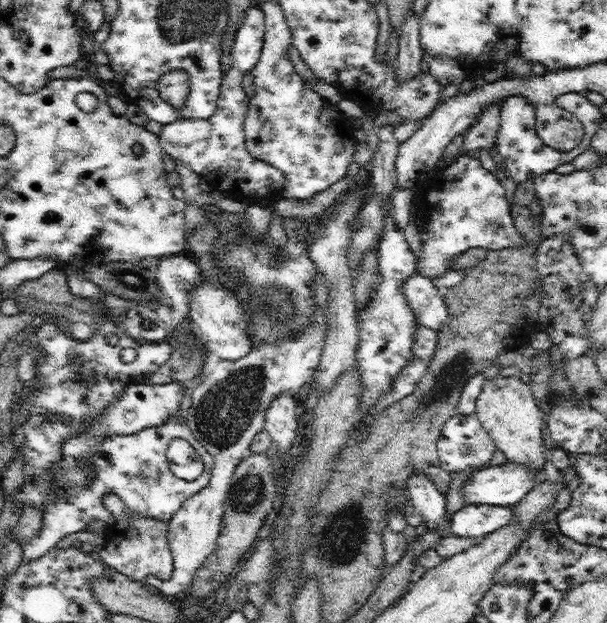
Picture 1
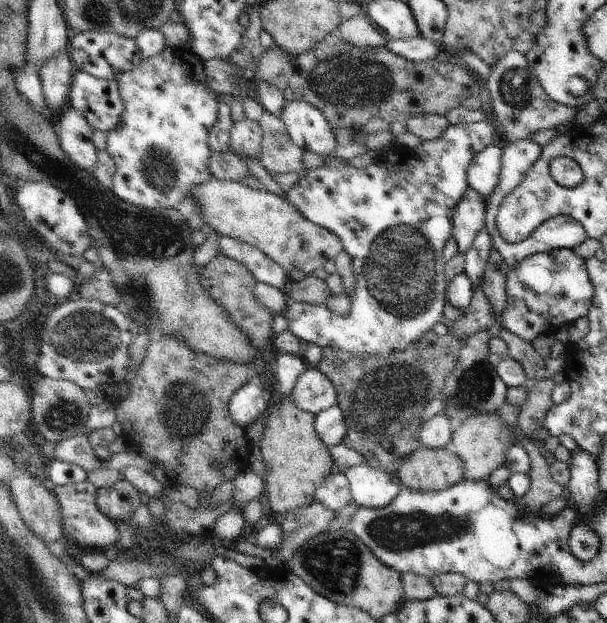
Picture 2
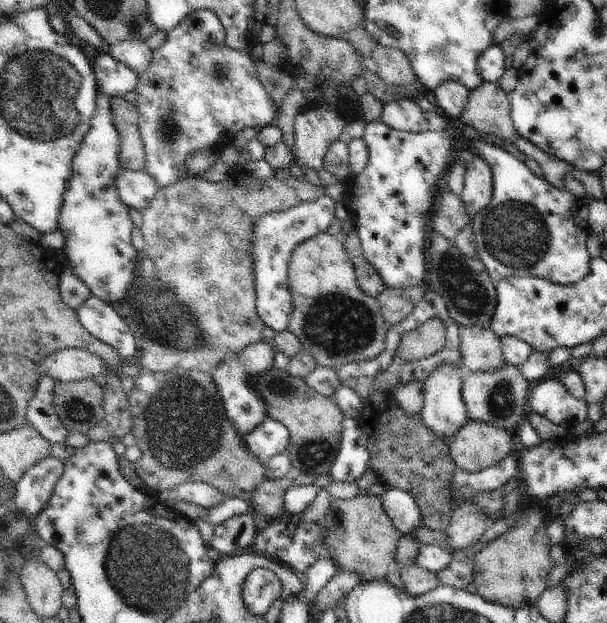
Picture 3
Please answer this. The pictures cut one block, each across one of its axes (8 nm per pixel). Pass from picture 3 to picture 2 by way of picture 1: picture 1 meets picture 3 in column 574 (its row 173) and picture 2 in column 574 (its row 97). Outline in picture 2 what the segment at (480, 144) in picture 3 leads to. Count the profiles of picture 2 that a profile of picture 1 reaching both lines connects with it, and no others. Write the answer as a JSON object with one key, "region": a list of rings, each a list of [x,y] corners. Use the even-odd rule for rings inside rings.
{"region":[[[521,139],[517,142],[510,143],[509,146],[503,149],[503,156],[501,159],[501,170],[498,183],[496,184],[493,194],[488,200],[485,211],[485,226],[491,237],[491,244],[503,258],[510,269],[515,268],[522,260],[533,256],[537,253],[551,252],[557,249],[574,249],[582,244],[583,241],[589,239],[587,233],[584,231],[582,224],[579,224],[574,218],[567,215],[559,215],[550,218],[543,224],[540,224],[524,241],[518,243],[508,243],[504,238],[500,237],[499,231],[496,229],[497,211],[500,204],[505,200],[505,196],[513,192],[525,180],[525,174],[534,167],[536,161],[541,154],[541,147],[533,141]]]}

